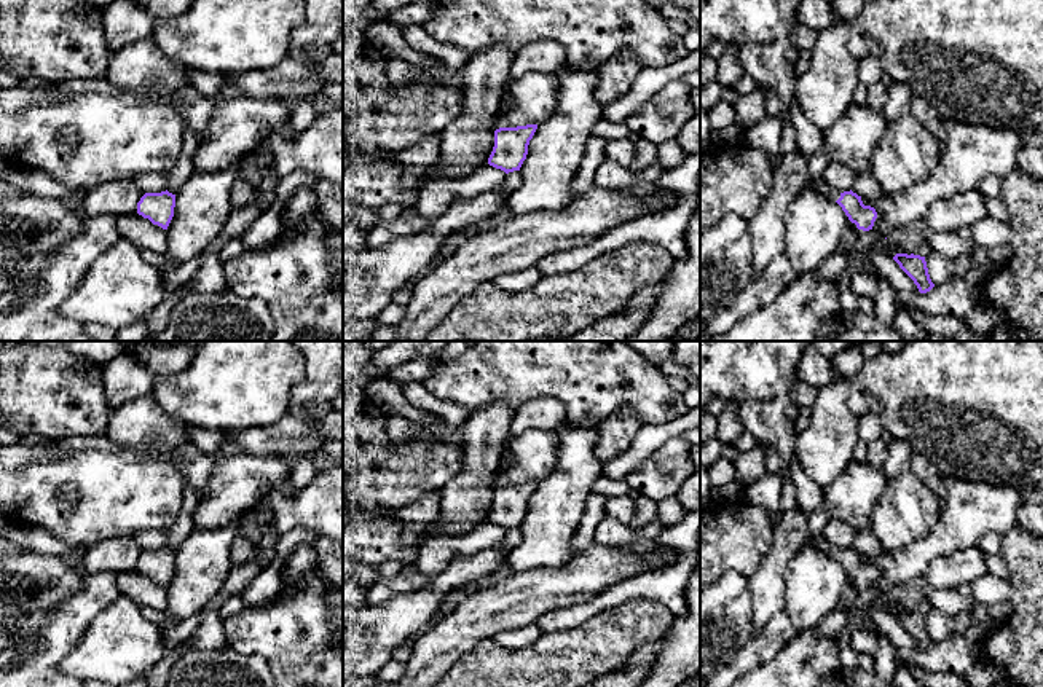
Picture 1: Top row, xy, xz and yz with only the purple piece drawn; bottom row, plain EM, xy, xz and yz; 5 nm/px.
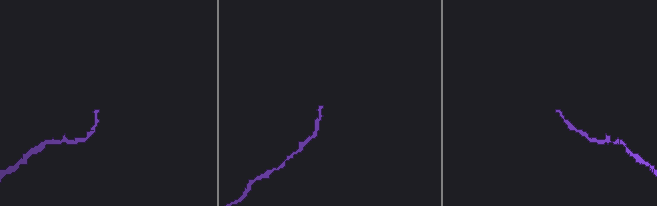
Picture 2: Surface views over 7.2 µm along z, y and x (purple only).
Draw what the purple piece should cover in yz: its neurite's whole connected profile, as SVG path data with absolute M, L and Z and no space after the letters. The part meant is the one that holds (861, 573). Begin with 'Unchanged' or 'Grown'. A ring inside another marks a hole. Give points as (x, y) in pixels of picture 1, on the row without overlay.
Grown. M810 534L804 537L804 544L813 545L820 552L836 558L842 564L848 577L856 582L858 587L872 587L874 579L877 575L876 566L871 563L864 563L861 553L858 553L852 547L840 550L839 547L831 545L823 536Z

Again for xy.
Unchanged. M166 548L145 550L137 559L137 571L148 575L153 582L167 587L175 564L175 552Z

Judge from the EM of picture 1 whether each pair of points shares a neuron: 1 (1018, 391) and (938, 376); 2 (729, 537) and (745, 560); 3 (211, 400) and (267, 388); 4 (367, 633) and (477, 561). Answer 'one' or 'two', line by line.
1: one
2: one
3: one
4: one

